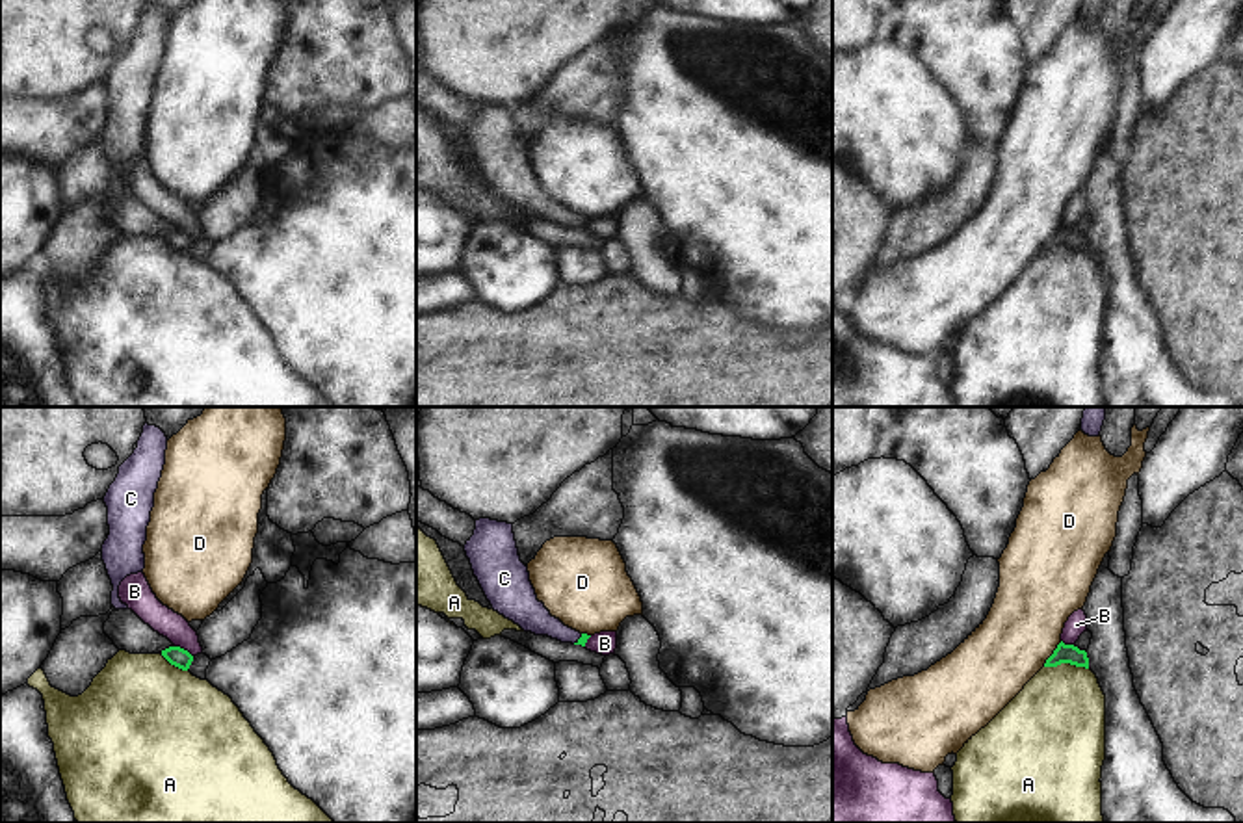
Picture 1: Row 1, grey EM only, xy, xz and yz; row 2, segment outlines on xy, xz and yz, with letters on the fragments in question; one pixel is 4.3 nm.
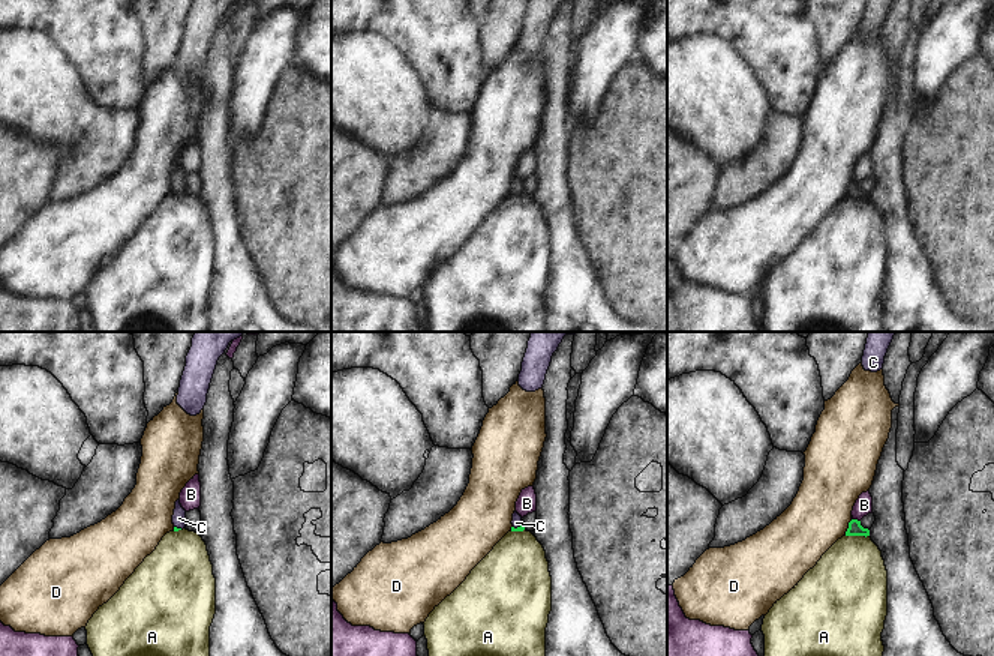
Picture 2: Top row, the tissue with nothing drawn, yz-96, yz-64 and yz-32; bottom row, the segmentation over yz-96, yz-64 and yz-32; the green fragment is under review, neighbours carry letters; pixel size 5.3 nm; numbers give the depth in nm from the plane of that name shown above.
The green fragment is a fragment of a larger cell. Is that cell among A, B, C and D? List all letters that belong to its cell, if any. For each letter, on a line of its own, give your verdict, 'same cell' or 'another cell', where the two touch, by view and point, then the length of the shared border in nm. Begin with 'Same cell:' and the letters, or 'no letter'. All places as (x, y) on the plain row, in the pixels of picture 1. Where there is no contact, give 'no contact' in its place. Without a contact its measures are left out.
Same cell: C
A: another cell | yz (1067, 246) | 190 nm
B: another cell | xy (183, 233) | 90 nm
C: same cell | xz (578, 223) | 60 nm
D: another cell | yz (1052, 238) | 140 nm

